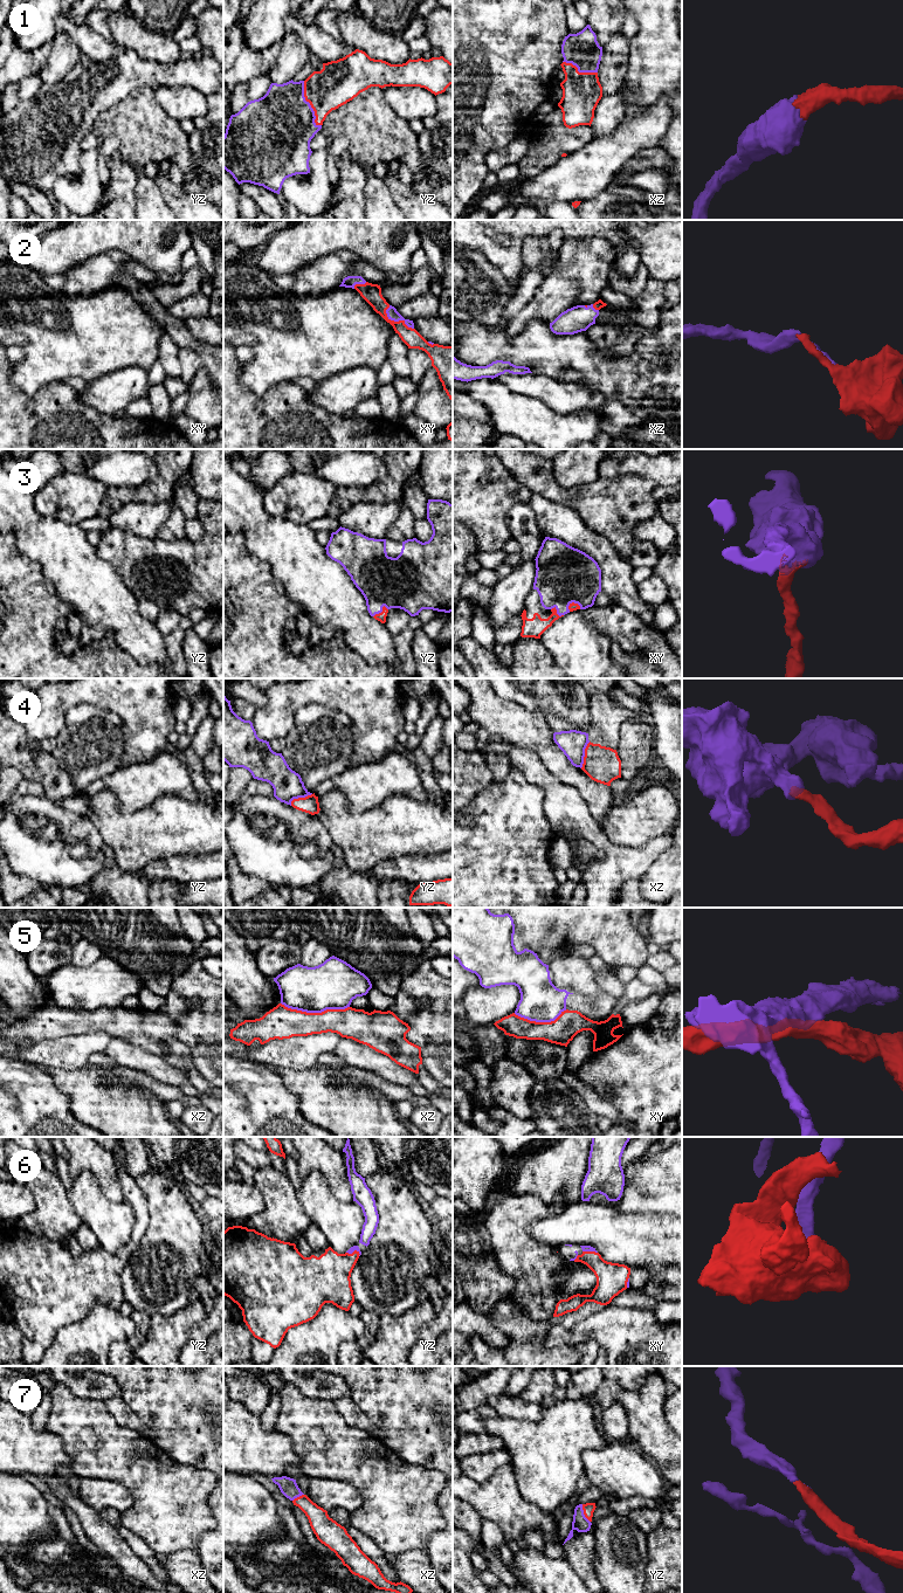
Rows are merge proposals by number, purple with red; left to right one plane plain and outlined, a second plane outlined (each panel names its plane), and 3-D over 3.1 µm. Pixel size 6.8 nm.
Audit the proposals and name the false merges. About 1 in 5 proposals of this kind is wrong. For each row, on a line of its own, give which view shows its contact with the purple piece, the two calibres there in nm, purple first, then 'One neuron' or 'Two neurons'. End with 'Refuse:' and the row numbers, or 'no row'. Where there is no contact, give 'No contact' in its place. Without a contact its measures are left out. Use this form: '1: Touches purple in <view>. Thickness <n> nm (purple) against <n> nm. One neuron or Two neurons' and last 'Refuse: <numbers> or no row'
1: Touches purple in yz. Thickness 460 nm (purple) against 300 nm. One neuron
2: Touches purple in xy. Thickness 80 nm (purple) against 130 nm. One neuron
3: Touches purple in yz. Thickness 360 nm (purple) against 60 nm. One neuron
4: Touches purple in xz. Thickness 180 nm (purple) against 240 nm. Two neurons
5: Touches purple in xz. Thickness 340 nm (purple) against 220 nm. Two neurons
6: Touches purple in yz. Thickness 40 nm (purple) against 300 nm. One neuron
7: Touches purple in yz. Thickness 110 nm (purple) against 80 nm. One neuron
Refuse: 4, 5

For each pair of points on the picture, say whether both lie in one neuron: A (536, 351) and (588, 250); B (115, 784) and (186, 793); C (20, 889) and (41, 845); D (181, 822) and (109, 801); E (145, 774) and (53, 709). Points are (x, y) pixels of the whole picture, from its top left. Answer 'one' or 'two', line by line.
A: two
B: one
C: two
D: one
E: two

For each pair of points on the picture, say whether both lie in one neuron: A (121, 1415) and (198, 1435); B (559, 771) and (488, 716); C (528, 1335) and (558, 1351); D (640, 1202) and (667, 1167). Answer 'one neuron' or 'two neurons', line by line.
A: two neurons
B: one neuron
C: one neuron
D: one neuron

